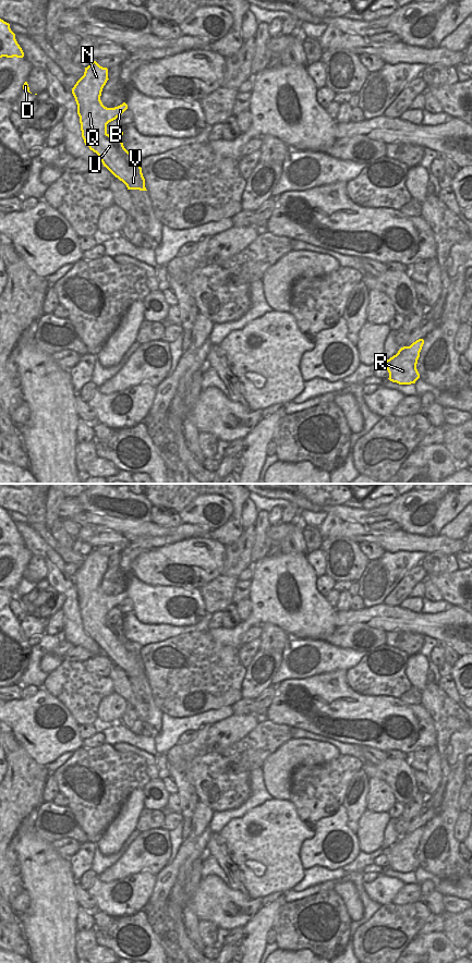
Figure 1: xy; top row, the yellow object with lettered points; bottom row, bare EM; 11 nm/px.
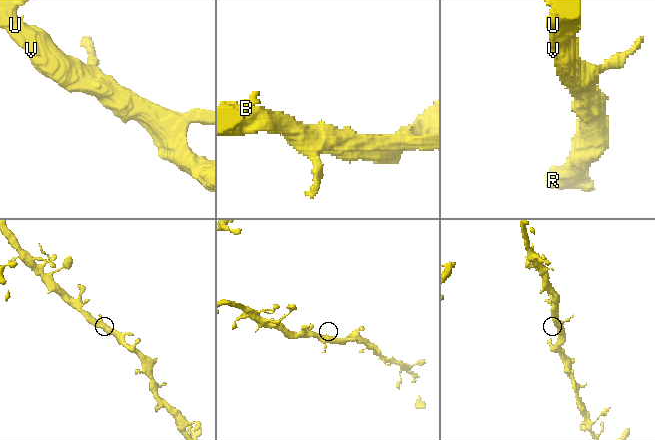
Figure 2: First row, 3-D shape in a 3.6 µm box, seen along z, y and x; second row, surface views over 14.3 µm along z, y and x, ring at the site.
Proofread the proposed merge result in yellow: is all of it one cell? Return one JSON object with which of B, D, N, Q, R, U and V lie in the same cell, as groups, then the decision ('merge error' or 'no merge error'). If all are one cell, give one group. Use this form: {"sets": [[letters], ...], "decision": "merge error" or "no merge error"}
{"sets": [["B", "D", "N", "Q", "R", "U", "V"]], "decision": "no merge error"}

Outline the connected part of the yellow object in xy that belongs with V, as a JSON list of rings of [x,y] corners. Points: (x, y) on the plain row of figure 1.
[[[93,549],[72,576],[82,625],[85,633],[98,643],[104,655],[122,669],[128,678],[147,679],[141,656],[142,646],[124,636],[121,629],[123,620],[116,624],[107,621],[107,612],[128,597],[125,590],[114,596],[102,593],[100,584],[108,568],[108,557]]]

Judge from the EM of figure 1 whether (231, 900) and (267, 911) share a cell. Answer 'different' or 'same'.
different

